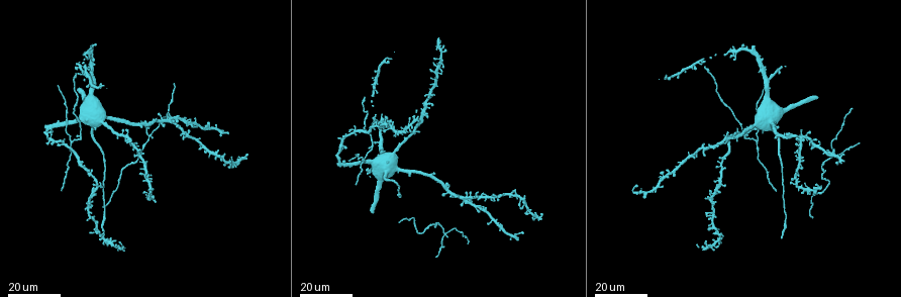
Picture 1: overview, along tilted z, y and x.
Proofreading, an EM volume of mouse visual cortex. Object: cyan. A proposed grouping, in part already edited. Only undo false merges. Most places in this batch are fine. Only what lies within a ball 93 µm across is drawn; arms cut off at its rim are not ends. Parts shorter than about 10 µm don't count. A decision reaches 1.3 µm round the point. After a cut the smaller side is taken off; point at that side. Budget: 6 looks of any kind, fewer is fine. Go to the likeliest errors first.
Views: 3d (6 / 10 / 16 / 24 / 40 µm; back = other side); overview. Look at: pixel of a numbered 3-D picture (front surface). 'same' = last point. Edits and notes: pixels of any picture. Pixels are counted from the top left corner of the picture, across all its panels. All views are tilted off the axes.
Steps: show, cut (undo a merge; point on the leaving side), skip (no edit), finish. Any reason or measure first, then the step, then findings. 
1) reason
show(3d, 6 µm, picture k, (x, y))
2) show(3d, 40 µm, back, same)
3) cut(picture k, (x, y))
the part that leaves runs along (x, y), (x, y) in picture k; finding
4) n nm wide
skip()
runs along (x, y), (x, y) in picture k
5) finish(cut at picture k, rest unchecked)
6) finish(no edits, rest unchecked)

four arms meet
show(3d, 24 µm, picture 1, (150, 135))

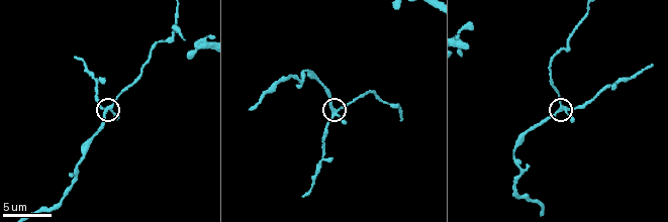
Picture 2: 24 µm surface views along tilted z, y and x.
show(3d, 10 µm, picture 2, (110, 108))

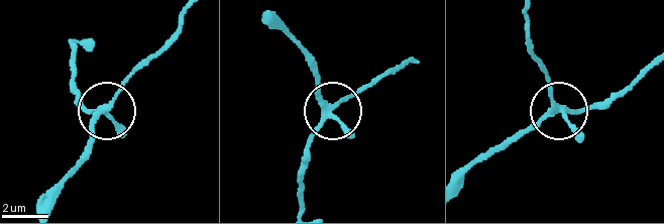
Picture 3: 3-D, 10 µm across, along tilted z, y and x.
4 arms
skip()
runs along (467, 171), (549, 115), (604, 109) in picture 3; all the same cell

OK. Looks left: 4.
three arms meet
show(3d, 16 µm, picture 1, (758, 141))

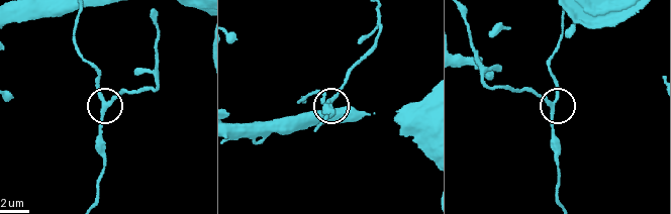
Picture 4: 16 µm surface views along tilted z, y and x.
show(3d, 10 µm, picture 4, (334, 98))

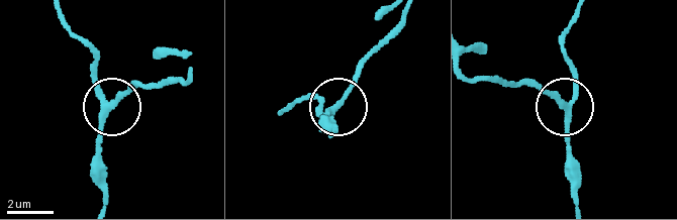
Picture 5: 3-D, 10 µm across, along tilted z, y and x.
3 arms
skip()
one cell here

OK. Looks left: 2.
a fork
show(3d, 24 µm, picture 1, (358, 162))

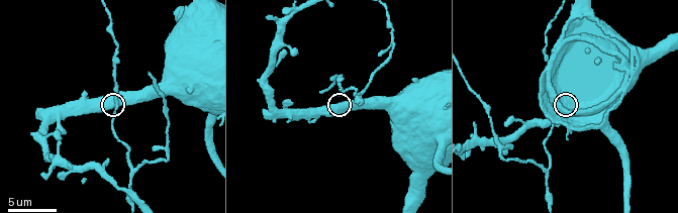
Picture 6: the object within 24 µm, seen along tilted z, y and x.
show(3d, 10 µm, picture 6, (345, 103))

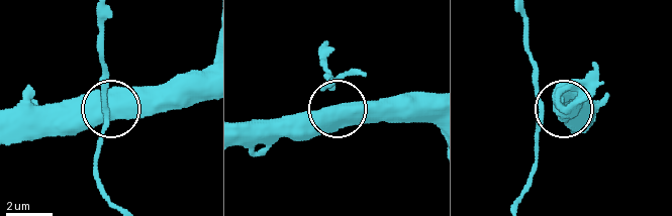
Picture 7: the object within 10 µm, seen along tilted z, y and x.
420 nm wide
skip()
continuous, no second cell

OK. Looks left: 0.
finish(no edits, rest unchecked)

